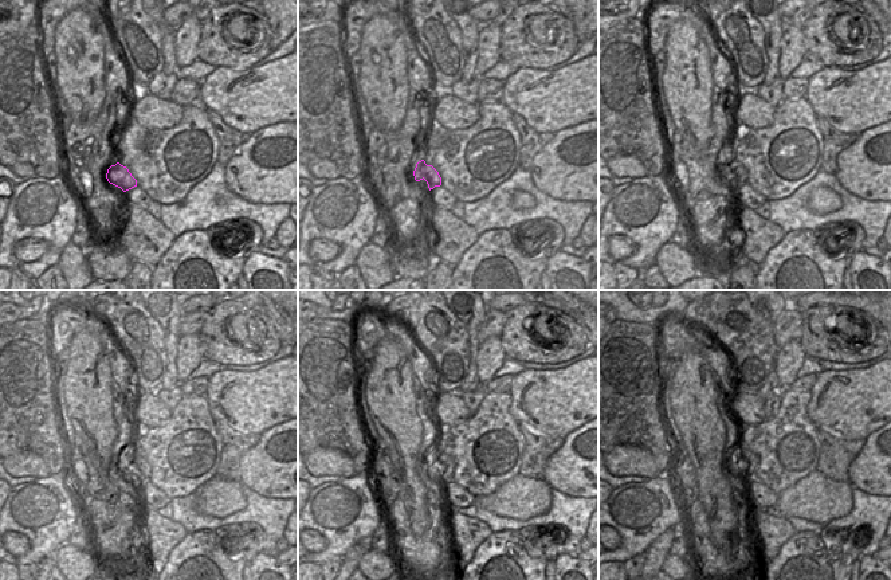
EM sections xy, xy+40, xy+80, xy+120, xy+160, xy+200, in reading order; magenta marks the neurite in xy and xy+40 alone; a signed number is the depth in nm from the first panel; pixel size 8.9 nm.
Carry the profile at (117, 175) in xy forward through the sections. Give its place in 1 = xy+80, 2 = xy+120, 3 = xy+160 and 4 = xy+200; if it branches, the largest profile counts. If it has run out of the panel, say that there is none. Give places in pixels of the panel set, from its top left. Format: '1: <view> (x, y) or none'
1: xy+80 (738, 173)
2: xy+120 (138, 466)
3: xy+160 (446, 463)
4: xy+200 (750, 459)

